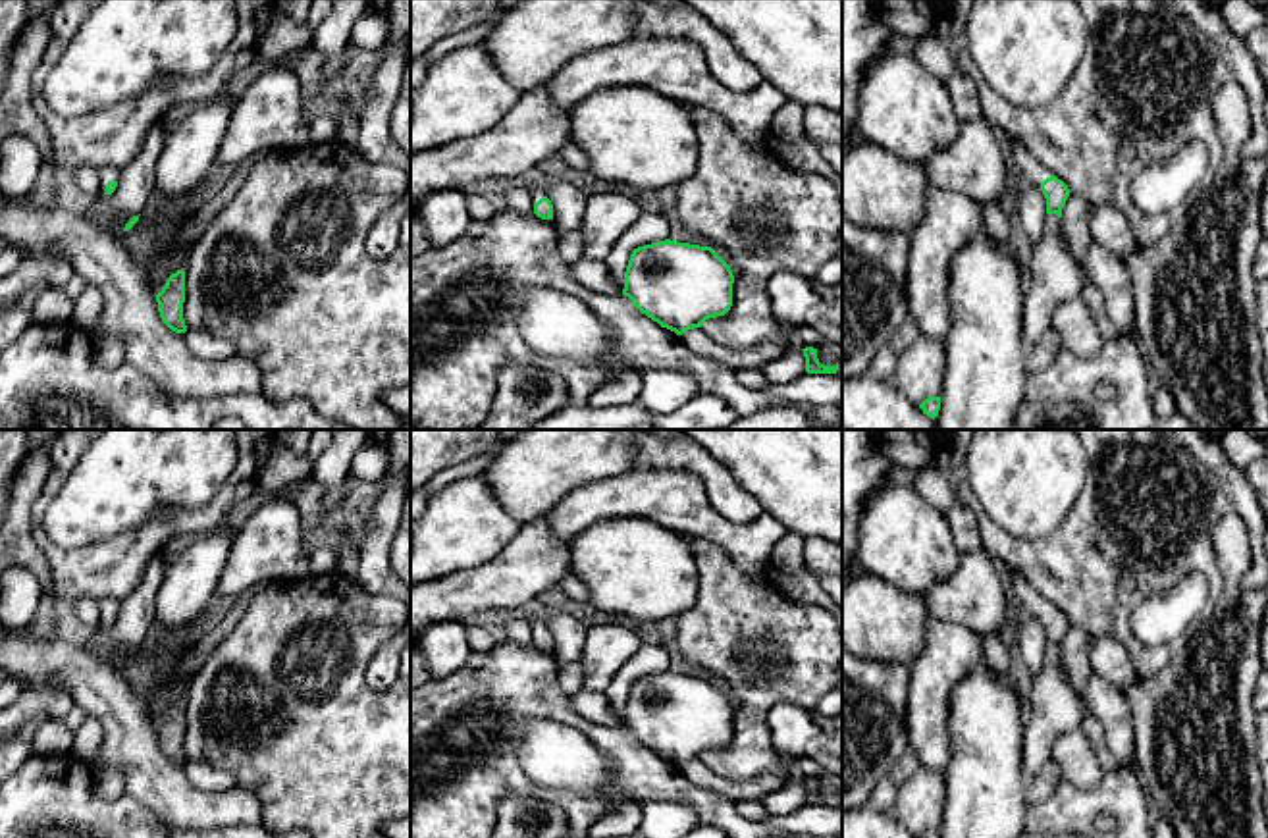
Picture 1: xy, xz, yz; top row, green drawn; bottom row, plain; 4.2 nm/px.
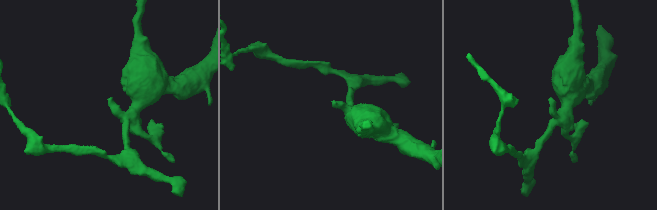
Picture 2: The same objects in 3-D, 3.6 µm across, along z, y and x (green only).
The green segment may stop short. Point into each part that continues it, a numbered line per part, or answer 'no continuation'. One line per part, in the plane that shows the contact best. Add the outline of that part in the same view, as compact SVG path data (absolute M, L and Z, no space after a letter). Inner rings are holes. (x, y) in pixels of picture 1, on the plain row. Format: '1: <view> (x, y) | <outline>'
1: xy (106, 605) | M106 597L106 599L100 599L100 601L98 601L102 626L106 624L106 616L108 616L110 613L118 613L119 607L121 607L121 601L112 599L112 597Z

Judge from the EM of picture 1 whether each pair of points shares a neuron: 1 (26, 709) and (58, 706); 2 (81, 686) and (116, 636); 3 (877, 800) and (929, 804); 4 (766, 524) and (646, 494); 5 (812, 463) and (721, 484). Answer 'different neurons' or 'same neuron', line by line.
1: same neuron
2: different neurons
3: different neurons
4: same neuron
5: different neurons

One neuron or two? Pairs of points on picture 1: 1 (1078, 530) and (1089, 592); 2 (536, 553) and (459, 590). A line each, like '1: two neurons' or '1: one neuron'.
1: one neuron
2: one neuron

